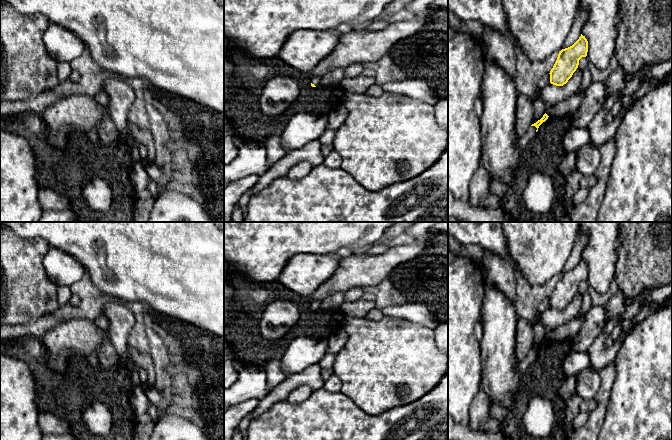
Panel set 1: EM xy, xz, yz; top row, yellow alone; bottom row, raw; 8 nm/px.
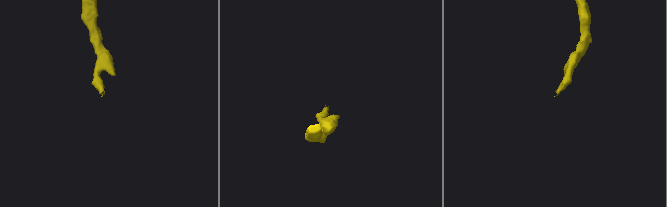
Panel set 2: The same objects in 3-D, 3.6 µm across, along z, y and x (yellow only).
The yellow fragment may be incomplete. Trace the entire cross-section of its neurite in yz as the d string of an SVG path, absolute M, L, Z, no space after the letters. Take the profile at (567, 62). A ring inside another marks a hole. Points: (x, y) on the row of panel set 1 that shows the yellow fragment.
M581 34L579 39L570 47L562 49L557 60L550 71L550 83L563 86L572 77L579 65L579 60L586 57L588 52L588 41Z

